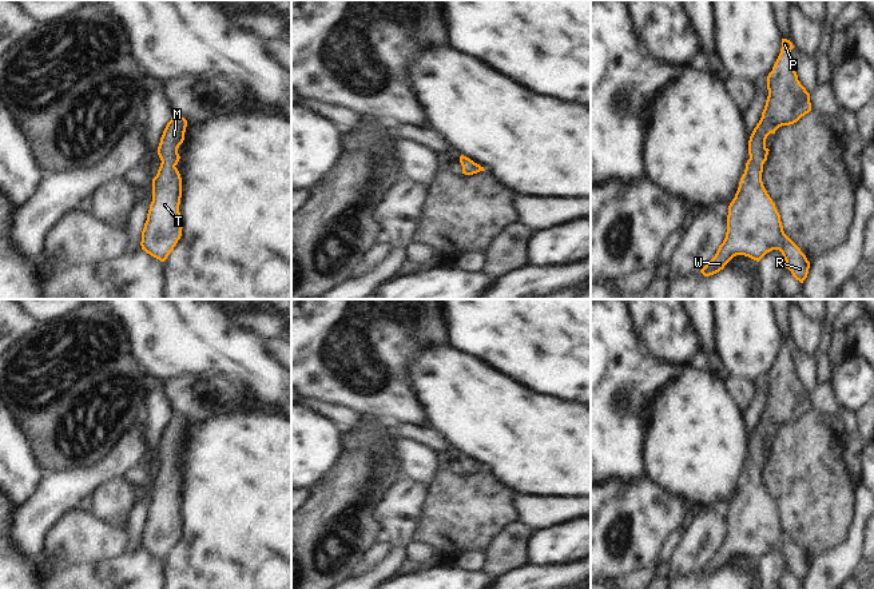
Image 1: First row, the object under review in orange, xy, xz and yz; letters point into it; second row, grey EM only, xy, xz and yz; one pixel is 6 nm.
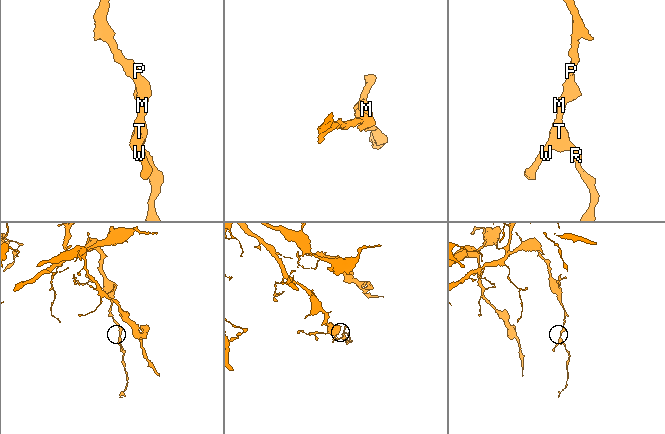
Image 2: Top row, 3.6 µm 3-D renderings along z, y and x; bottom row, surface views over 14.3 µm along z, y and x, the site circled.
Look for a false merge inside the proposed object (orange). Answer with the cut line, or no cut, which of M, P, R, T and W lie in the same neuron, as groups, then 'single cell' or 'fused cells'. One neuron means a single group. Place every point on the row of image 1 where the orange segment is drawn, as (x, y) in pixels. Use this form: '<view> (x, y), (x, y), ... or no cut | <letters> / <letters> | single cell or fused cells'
no cut | M P R T W | single cell

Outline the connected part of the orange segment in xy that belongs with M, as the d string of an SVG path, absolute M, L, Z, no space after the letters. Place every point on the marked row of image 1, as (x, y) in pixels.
M174 115L167 123L158 155L162 160L156 176L152 179L152 202L142 231L142 250L164 262L182 236L182 178L175 167L180 159L179 146L184 140L187 120Z

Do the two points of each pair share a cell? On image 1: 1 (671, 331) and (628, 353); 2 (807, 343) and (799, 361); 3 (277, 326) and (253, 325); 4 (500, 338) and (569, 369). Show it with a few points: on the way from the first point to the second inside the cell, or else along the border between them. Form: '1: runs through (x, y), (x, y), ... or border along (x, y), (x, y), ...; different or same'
1: border along (630, 315), (639, 342), (652, 354), (668, 361); different
2: border along (794, 345), (813, 355); different
3: runs through (271, 326), (258, 325); same
4: runs through (517, 338), (539, 338), (552, 351); same

